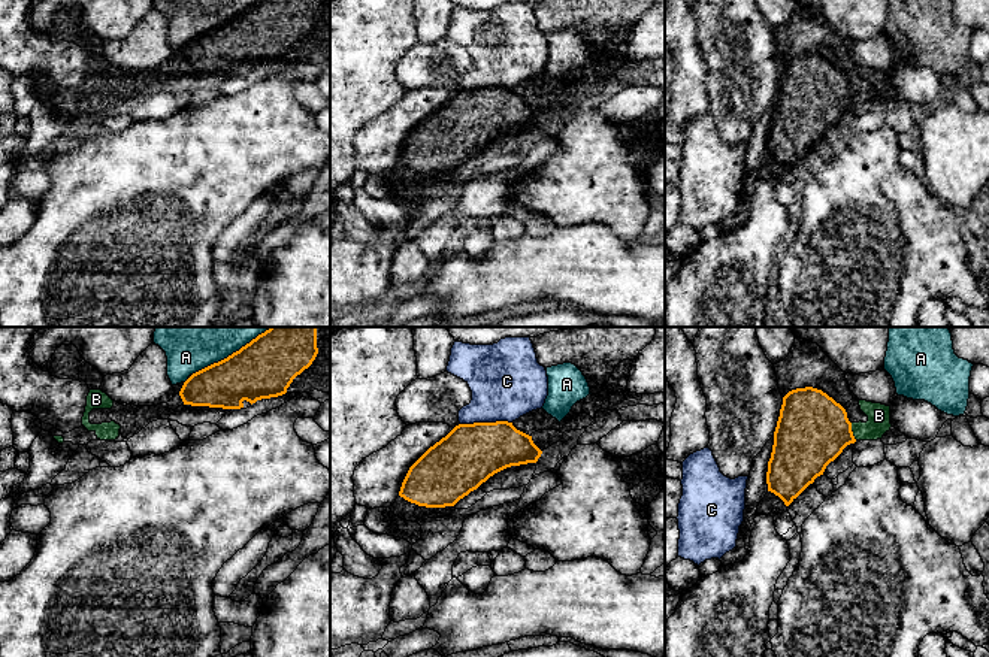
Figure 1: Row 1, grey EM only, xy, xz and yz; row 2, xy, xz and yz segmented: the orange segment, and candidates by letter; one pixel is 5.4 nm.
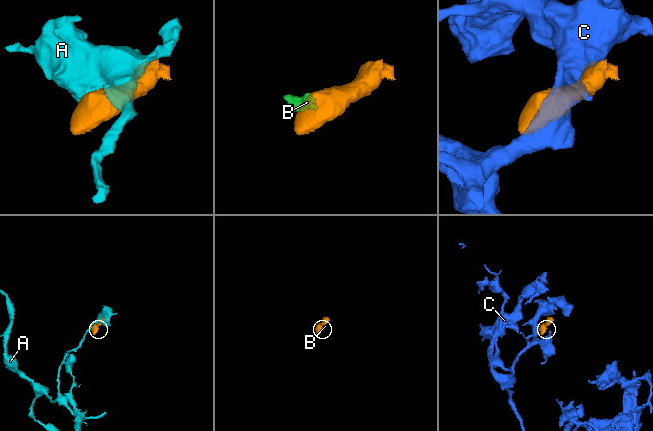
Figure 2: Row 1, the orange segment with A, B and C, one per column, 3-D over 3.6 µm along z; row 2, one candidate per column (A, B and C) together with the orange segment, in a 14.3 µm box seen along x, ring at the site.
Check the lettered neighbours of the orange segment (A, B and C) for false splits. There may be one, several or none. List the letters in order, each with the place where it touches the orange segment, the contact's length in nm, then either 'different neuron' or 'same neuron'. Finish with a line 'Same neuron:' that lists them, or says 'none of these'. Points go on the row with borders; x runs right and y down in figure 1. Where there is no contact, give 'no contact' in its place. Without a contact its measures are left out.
A: meets orange in xy at (232, 354); contact 500 nm long; different neuron
B: meets orange in yz at (852, 432); contact 100 nm long; same neuron
C: meets orange in xz at (486, 423); contact 280 nm long; different neuron
Same neuron: B

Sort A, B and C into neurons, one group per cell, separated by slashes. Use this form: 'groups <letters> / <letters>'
groups A / B / C

